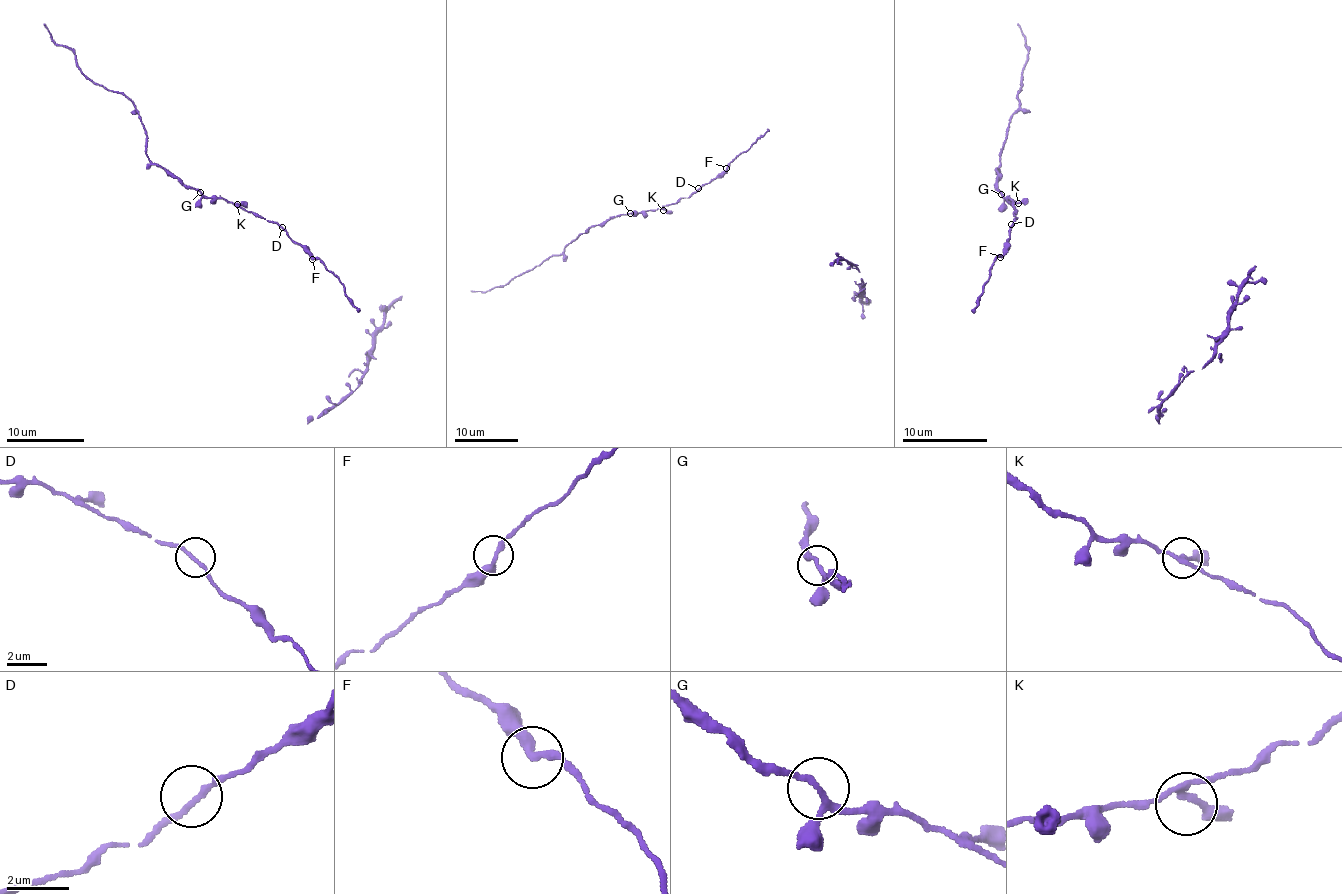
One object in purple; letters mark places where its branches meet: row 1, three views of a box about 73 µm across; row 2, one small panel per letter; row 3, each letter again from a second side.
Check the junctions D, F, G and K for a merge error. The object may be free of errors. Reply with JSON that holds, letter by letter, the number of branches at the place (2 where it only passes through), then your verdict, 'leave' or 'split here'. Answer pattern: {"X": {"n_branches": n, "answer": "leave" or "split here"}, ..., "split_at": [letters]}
{"D": {"n_branches": 2, "answer": "leave"}, "F": {"n_branches": 2, "answer": "leave"}, "G": {"n_branches": 3, "answer": "leave"}, "K": {"n_branches": 3, "answer": "leave"}, "split_at": []}

